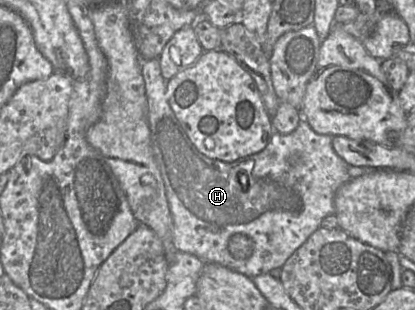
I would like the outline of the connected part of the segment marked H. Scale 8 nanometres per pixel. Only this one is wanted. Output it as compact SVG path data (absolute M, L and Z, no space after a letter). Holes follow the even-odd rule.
M159 59L141 60L141 71L145 84L151 147L172 215L173 251L192 254L204 263L216 263L252 279L282 268L293 253L321 227L322 220L335 213L335 194L351 178L349 165L332 147L334 136L316 133L302 119L290 134L274 132L267 146L256 154L234 162L210 159L193 145L171 109L166 96L167 80L161 74ZM237 233L247 235L253 241L253 253L247 259L232 257L228 249L230 237Z

